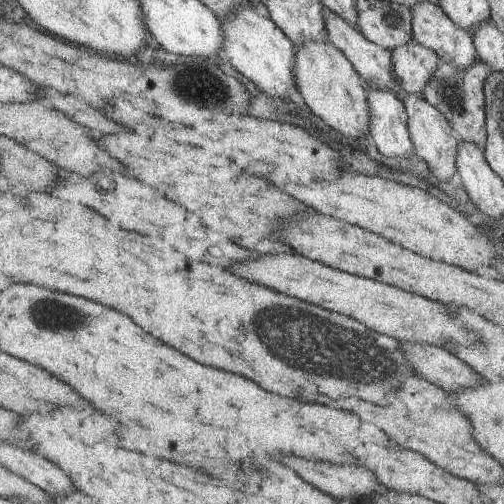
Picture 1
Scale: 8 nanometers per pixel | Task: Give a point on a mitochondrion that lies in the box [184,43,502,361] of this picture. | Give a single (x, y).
(447, 89)

